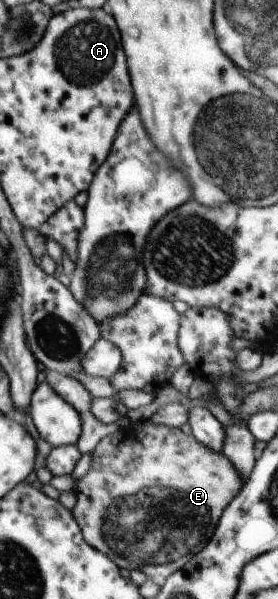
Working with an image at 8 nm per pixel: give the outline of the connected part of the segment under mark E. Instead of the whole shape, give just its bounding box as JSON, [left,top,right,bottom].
[71,418,244,580]

